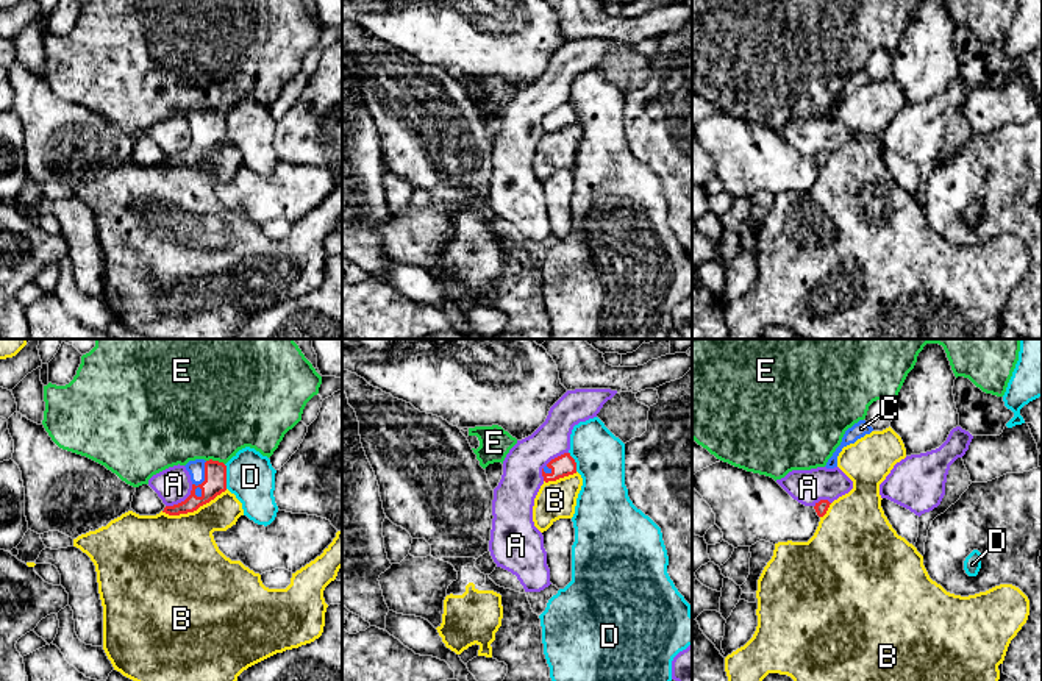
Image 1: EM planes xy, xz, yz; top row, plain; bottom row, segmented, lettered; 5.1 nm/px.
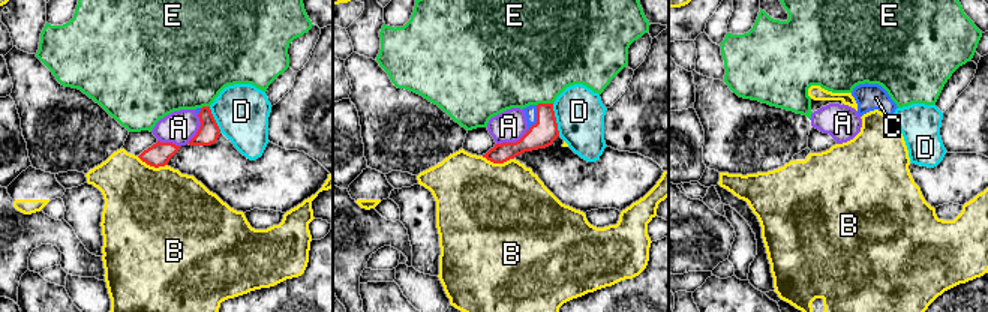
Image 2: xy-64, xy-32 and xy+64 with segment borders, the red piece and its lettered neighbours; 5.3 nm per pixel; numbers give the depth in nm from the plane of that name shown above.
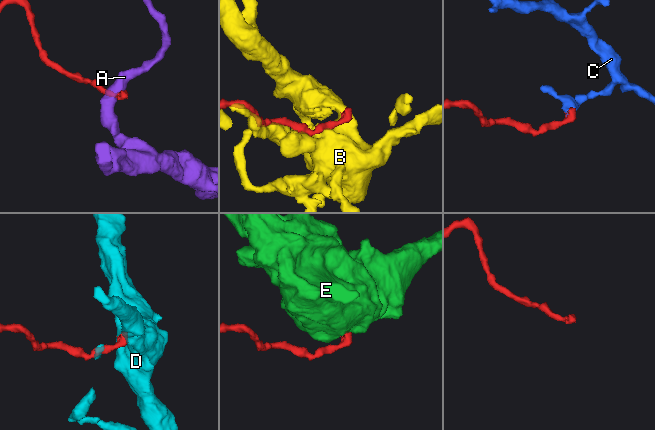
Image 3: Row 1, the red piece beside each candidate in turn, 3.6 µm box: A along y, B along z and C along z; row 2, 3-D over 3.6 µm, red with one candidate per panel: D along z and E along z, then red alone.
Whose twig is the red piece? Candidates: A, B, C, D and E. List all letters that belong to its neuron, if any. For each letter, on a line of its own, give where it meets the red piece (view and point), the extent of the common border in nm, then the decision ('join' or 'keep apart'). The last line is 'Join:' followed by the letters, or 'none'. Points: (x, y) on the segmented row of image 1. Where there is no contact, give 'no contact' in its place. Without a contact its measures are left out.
A: meets red in xy at (181, 502); contact 180 nm long; keep apart
B: meets red in xy at (194, 509); contact 360 nm long; keep apart
C: meets red in xy at (205, 480); contact 200 nm long; join
D: meets red in xy at (225, 477); contact 130 nm long; keep apart
E: meets red in xy at (216, 461); contact 100 nm long; keep apart
Join: C

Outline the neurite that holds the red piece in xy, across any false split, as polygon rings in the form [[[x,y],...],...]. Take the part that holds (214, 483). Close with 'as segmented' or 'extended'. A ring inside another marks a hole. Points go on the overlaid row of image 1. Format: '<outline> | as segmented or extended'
[[[195,459],[184,467],[191,475],[192,490],[184,501],[164,508],[162,512],[169,515],[194,512],[227,490],[227,465],[223,462]]] | extended

